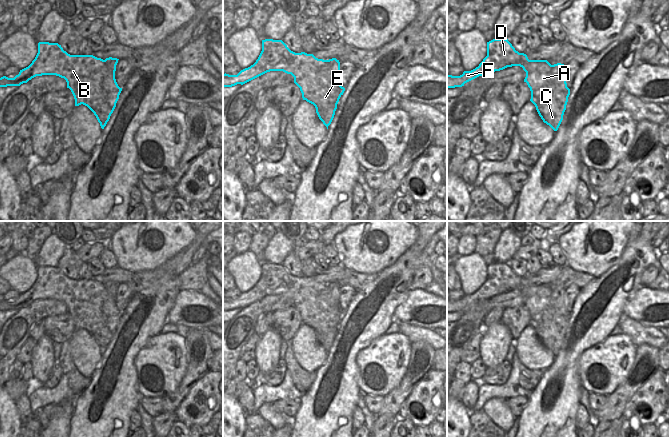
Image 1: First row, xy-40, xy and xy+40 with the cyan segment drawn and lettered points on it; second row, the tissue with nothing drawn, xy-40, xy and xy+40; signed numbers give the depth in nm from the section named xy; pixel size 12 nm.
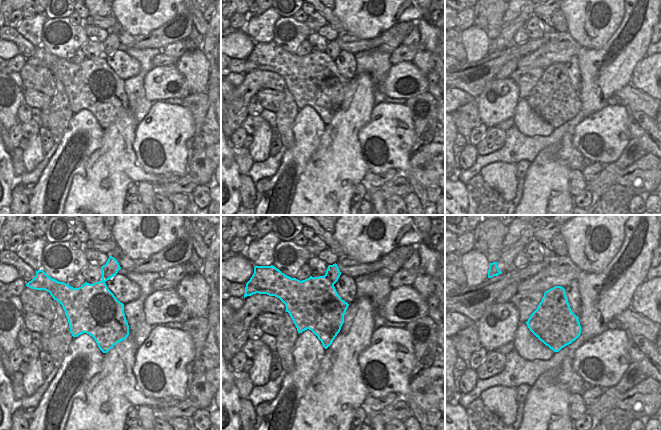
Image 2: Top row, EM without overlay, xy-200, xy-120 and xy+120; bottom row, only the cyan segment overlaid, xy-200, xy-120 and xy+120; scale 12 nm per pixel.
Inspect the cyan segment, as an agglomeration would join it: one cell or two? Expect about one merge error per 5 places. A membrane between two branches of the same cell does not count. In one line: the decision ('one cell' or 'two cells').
two cells

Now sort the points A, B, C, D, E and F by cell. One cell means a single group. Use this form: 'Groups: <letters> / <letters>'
Groups: A B D E F / C.

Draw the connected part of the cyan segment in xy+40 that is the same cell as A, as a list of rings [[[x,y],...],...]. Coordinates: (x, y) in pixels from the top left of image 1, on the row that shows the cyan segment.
[[[493,39],[487,42],[487,56],[478,67],[464,71],[460,76],[447,75],[447,88],[462,87],[479,76],[512,66],[520,66],[526,72],[524,82],[530,88],[533,98],[541,95],[551,81],[553,65],[547,60],[529,60],[526,54],[516,51],[508,39]]]

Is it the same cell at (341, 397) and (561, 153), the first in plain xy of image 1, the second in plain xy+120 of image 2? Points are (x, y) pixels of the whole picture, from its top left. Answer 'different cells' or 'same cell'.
different cells

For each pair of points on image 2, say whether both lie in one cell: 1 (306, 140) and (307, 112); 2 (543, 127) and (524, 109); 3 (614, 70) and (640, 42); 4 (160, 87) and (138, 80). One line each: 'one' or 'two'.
1: one
2: one
3: one
4: two

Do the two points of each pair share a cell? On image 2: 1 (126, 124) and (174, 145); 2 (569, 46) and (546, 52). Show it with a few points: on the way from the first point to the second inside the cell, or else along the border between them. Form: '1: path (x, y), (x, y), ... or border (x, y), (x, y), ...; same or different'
1: border (137, 125), (133, 141), (134, 152); different
2: path (563, 47), (552, 51); same

